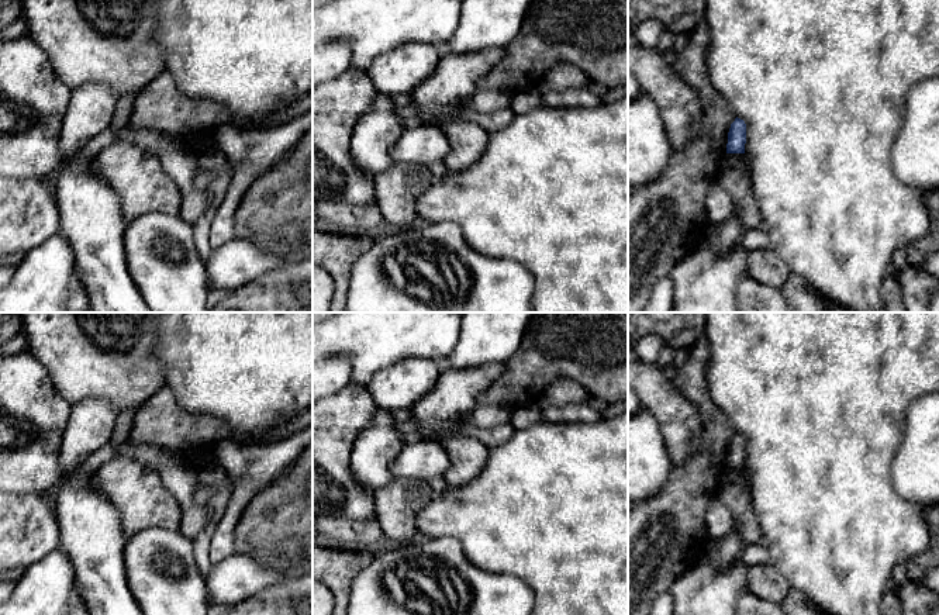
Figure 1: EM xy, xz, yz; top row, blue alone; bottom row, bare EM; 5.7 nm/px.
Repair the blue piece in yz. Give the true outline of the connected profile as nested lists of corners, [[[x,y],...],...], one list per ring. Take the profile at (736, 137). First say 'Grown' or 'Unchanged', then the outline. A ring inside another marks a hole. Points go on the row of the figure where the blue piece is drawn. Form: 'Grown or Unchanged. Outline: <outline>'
Unchanged. Outline: [[[735,118],[728,132],[726,153],[745,153],[746,124],[741,118]]]

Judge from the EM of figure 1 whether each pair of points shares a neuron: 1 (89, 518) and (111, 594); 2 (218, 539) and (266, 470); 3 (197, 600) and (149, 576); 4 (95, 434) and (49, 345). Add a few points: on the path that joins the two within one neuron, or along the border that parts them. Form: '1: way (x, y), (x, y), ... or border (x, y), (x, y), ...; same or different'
1: way (92, 536), (97, 558), (102, 562), (102, 576); same
2: way (228, 522), (238, 500), (249, 487); same
3: way (186, 600), (180, 600), (161, 580); same
4: border (111, 404), (99, 398), (85, 398), (72, 406); different

